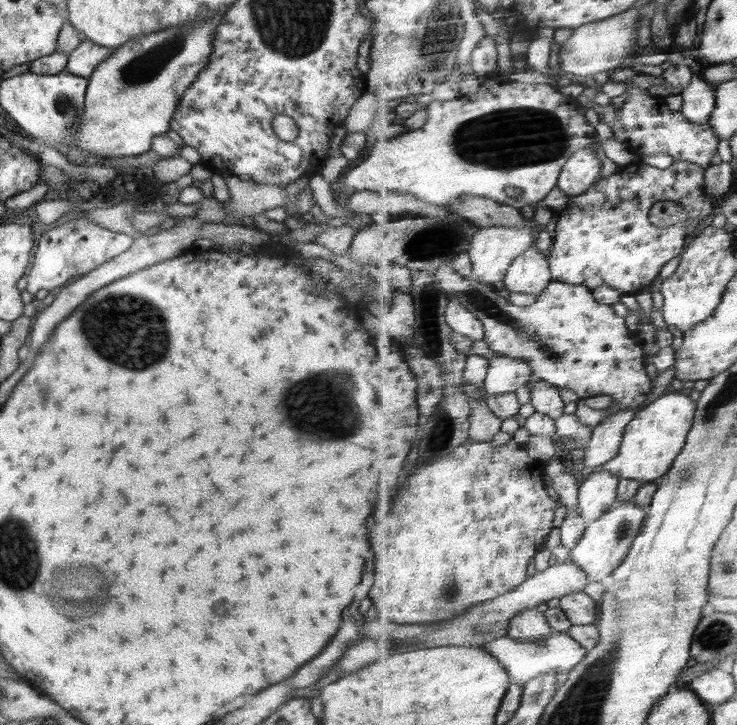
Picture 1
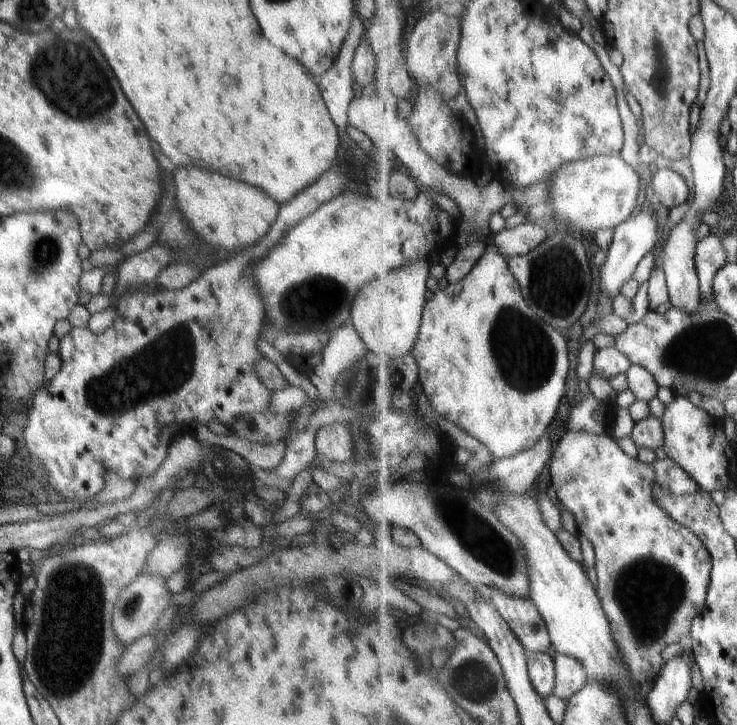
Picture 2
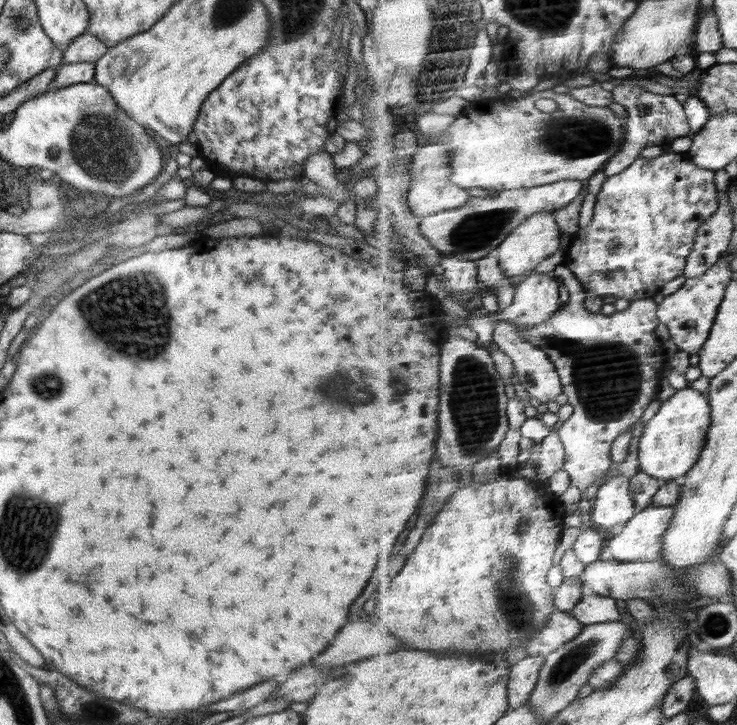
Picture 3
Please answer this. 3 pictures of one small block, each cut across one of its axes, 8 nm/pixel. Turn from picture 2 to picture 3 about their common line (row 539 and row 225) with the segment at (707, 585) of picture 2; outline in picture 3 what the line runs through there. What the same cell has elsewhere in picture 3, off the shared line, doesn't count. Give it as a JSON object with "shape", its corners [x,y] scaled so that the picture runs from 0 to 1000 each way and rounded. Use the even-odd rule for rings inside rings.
{"shape":[[[916,210],[883,219],[866,218],[847,237],[820,251],[803,306],[779,326],[763,364],[783,379],[801,408],[830,406],[856,415],[887,411],[906,389],[929,379],[947,316],[976,292],[972,239],[972,234],[947,229],[936,217],[921,221]]]}

